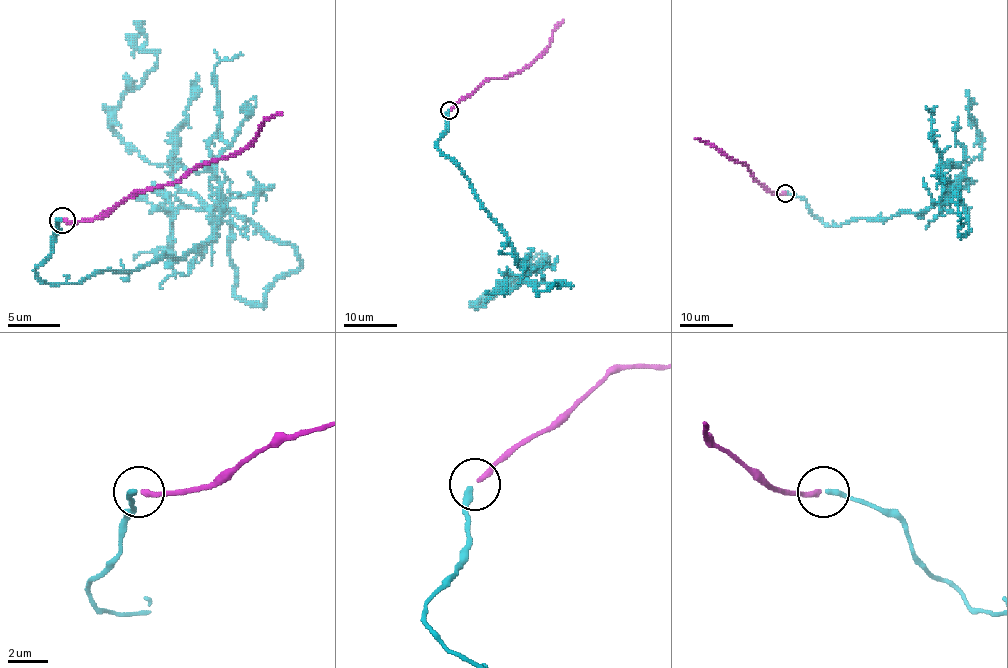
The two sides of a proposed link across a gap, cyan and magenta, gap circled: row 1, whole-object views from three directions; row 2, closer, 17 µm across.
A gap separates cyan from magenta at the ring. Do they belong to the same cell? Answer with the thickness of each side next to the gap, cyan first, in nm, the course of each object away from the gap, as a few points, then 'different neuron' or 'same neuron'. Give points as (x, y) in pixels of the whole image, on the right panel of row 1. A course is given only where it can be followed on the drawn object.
calibres 300 and 280 nm; course cyan (786, 193), (803, 199), (828, 225), (945, 203), (967, 164), (981, 154), (967, 91); course magenta (784, 193), (768, 191), (743, 163), (695, 139); same neuron

